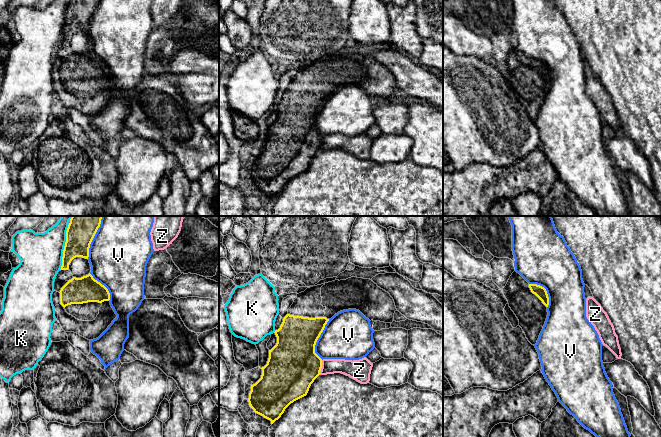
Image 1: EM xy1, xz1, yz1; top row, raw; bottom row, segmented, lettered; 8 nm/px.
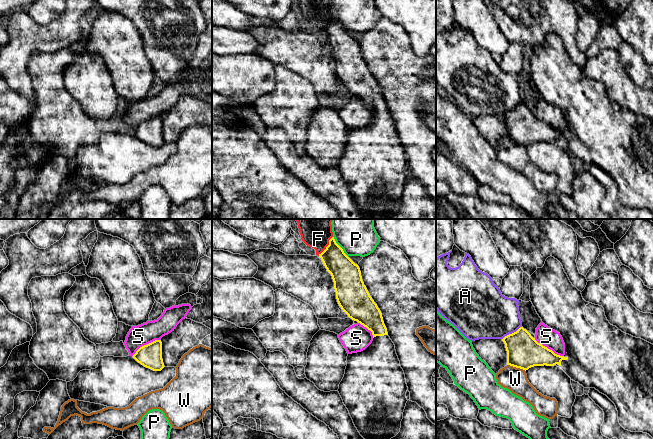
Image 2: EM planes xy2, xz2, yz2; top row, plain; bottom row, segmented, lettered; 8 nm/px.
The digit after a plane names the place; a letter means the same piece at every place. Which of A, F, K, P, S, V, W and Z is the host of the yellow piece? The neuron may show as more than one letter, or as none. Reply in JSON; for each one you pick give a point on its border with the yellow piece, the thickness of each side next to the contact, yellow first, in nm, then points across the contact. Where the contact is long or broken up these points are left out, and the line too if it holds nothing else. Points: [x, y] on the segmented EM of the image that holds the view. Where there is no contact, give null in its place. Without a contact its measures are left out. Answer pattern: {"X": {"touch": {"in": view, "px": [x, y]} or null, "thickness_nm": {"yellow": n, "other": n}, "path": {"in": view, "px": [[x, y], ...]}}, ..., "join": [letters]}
{"join": []}

